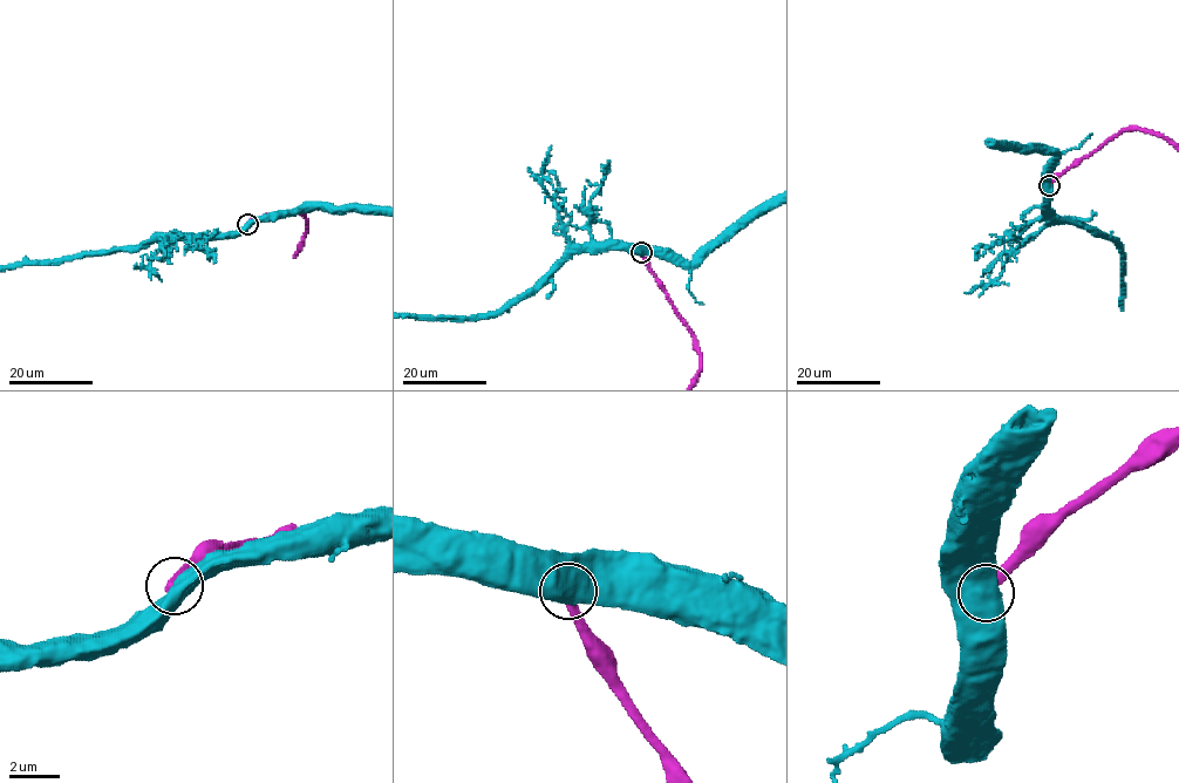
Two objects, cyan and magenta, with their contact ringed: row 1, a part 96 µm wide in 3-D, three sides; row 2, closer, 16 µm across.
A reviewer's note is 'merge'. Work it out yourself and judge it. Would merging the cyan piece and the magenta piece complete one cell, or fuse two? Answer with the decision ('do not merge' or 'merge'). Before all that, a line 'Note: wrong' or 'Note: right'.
Note: wrong
do not merge

